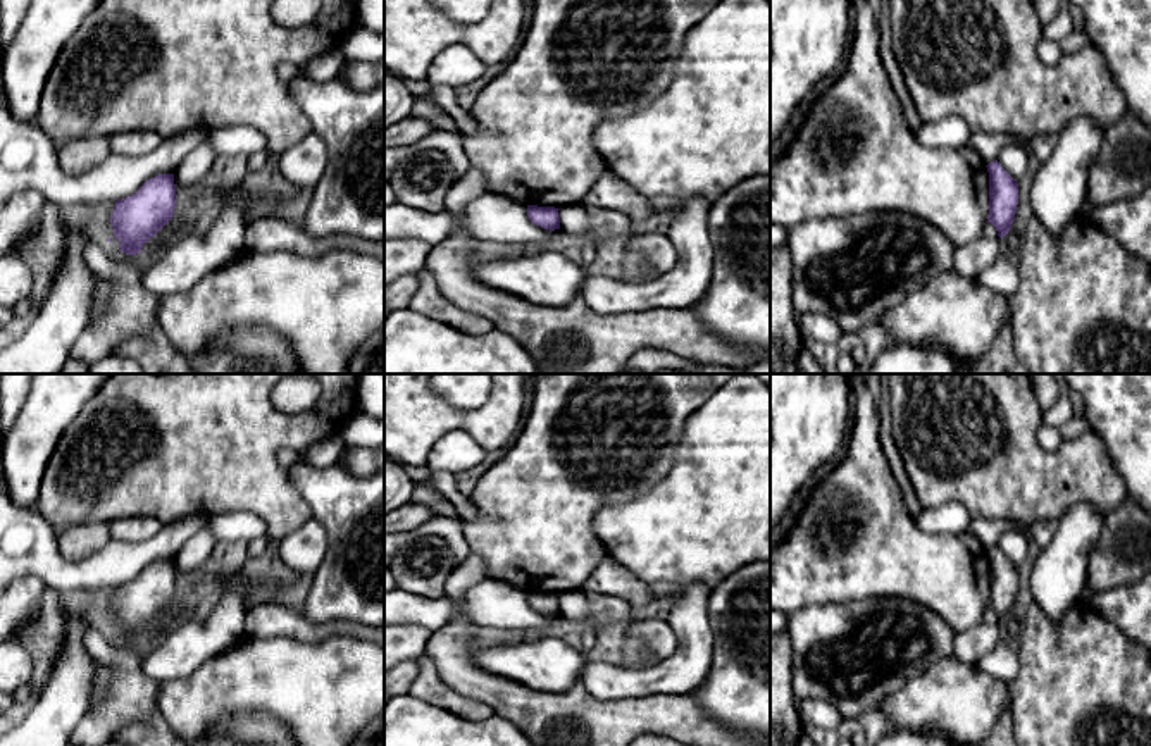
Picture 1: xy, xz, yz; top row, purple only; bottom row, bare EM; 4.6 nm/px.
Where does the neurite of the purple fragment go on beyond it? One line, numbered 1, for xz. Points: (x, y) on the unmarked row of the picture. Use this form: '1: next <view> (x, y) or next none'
1: next none

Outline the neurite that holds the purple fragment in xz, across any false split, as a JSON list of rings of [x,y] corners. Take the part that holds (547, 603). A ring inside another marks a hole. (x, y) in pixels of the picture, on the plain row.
[[[527,591],[527,601],[536,612],[550,617],[560,615],[558,594],[555,593]]]

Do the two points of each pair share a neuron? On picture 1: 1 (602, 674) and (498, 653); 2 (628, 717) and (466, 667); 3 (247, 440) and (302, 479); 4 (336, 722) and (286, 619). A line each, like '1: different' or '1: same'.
1: different
2: same
3: different
4: different

